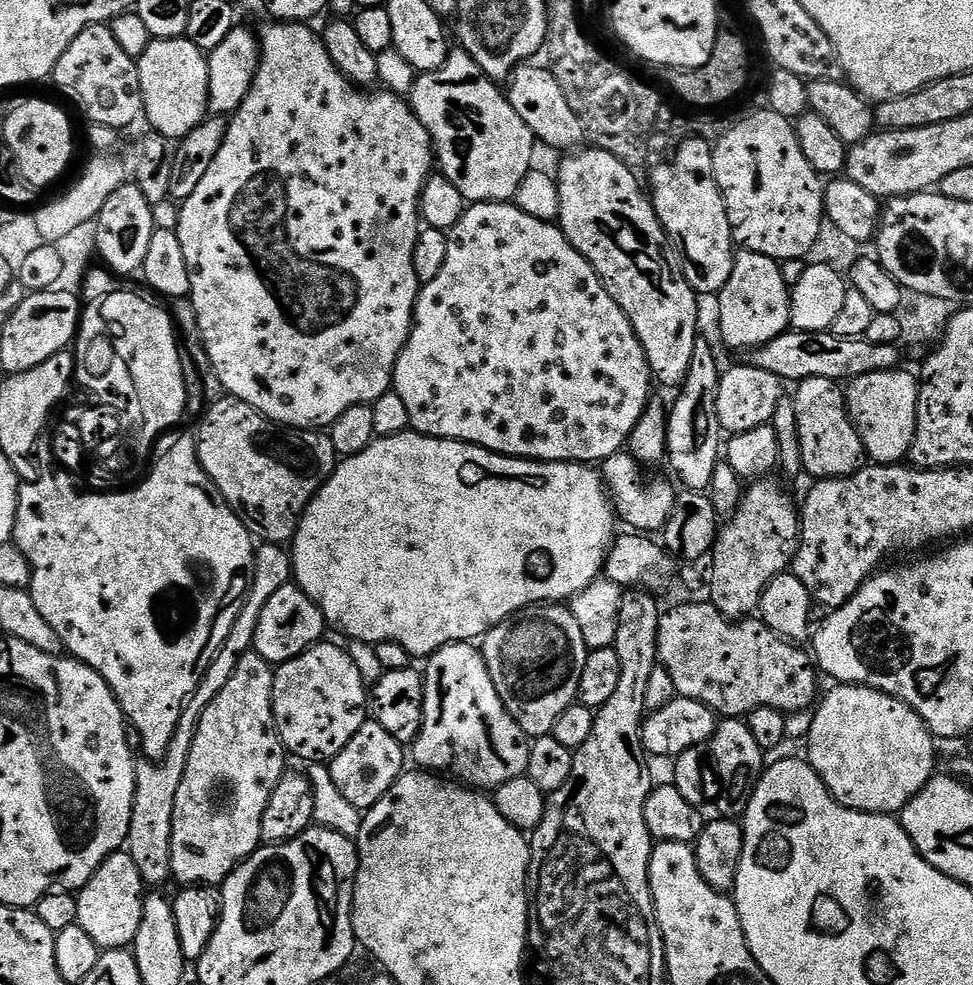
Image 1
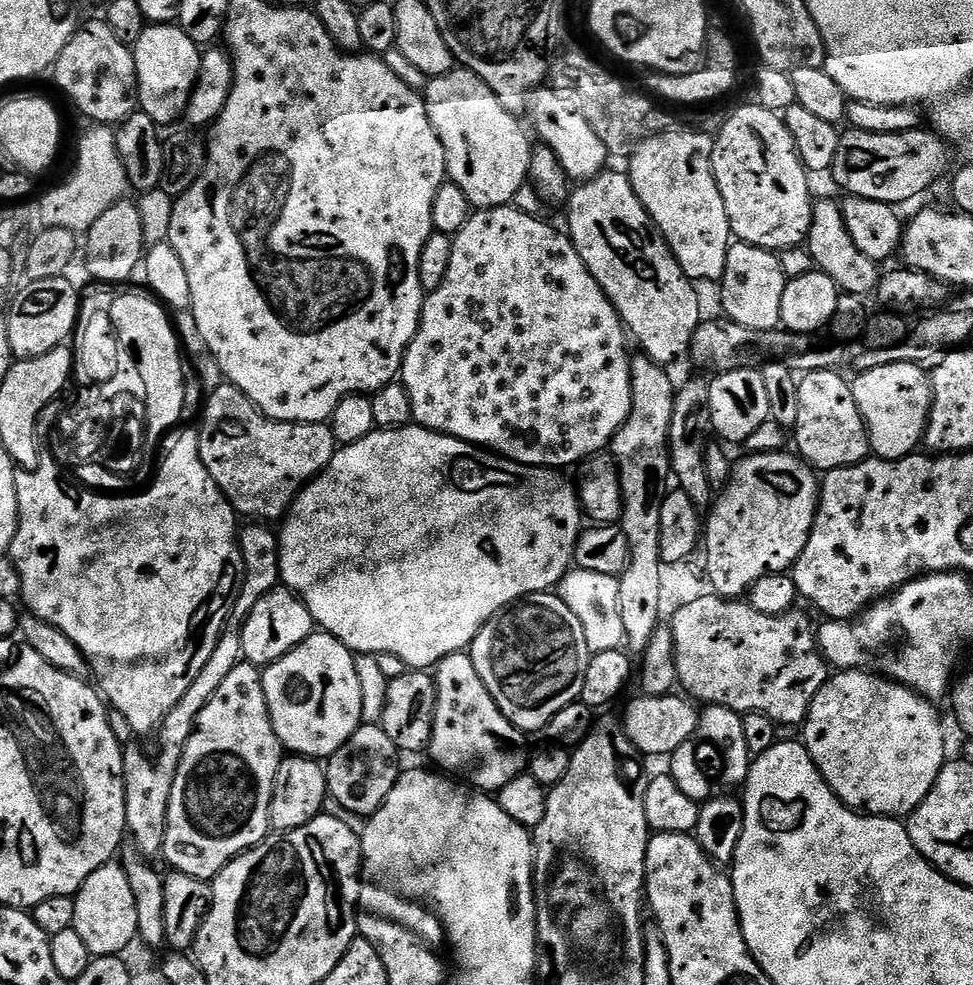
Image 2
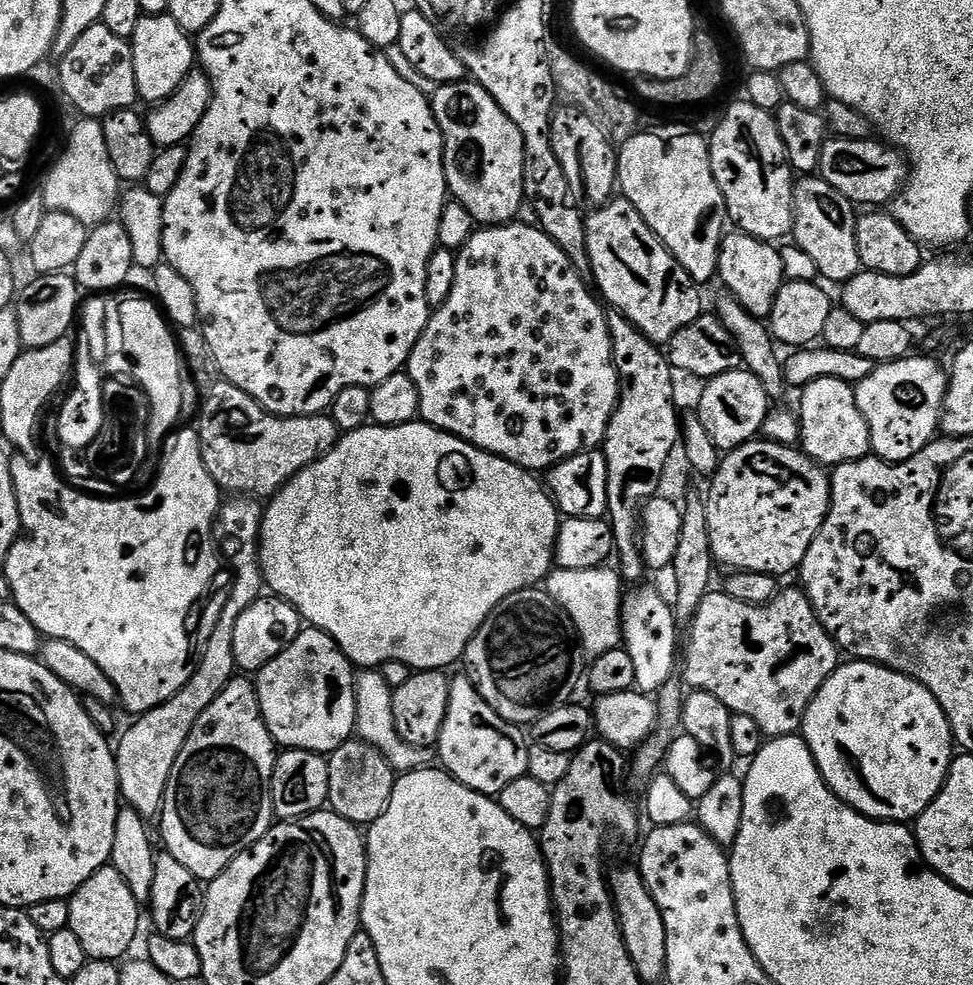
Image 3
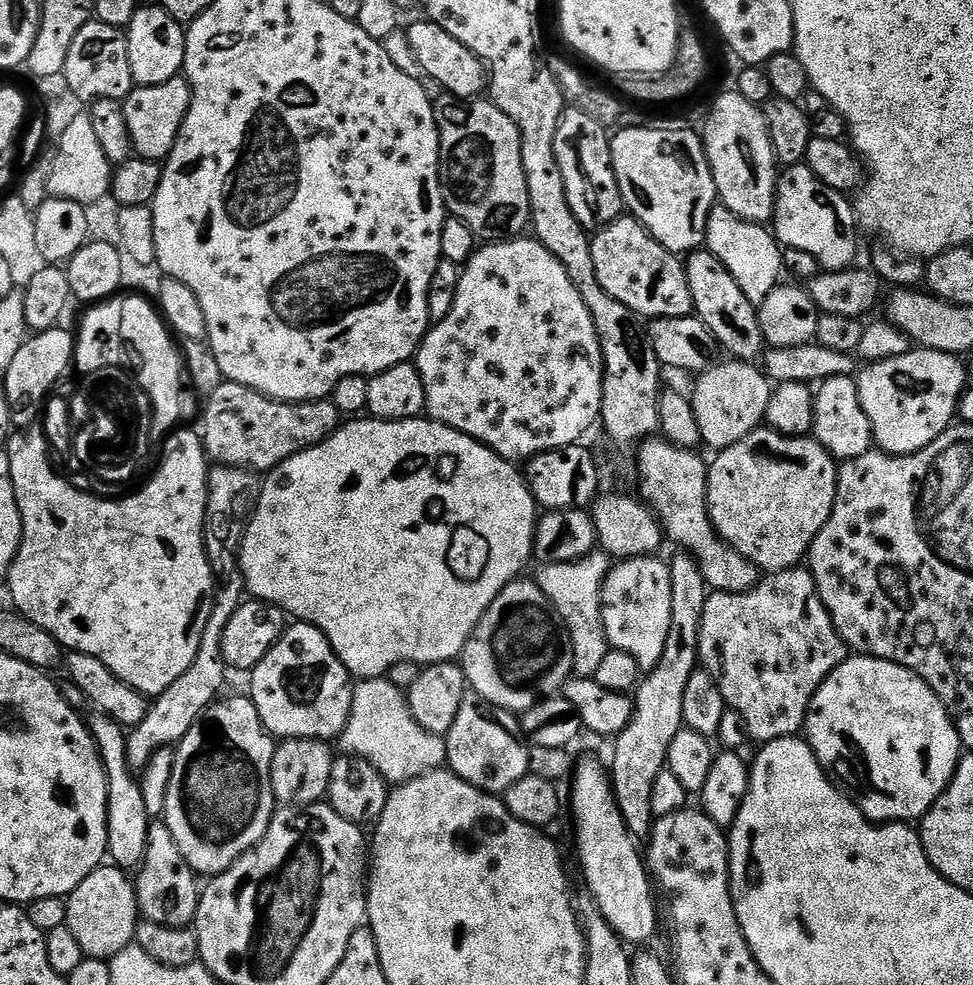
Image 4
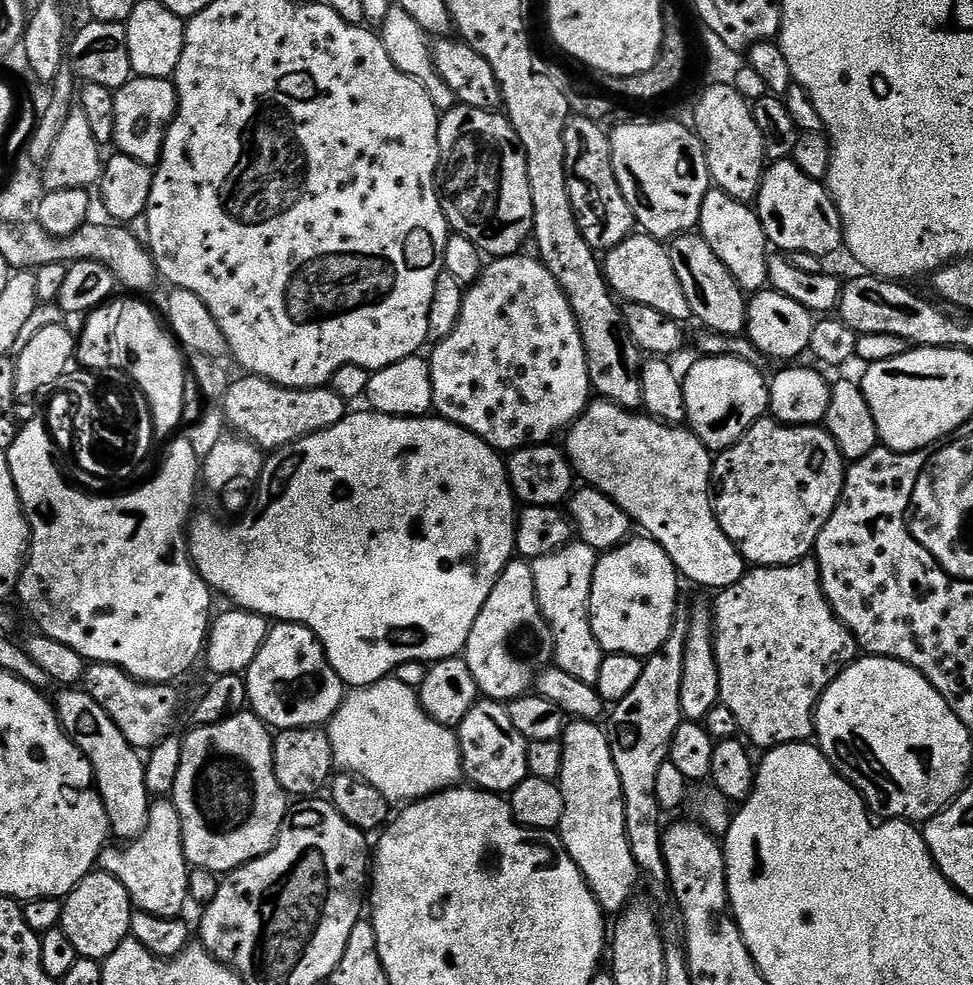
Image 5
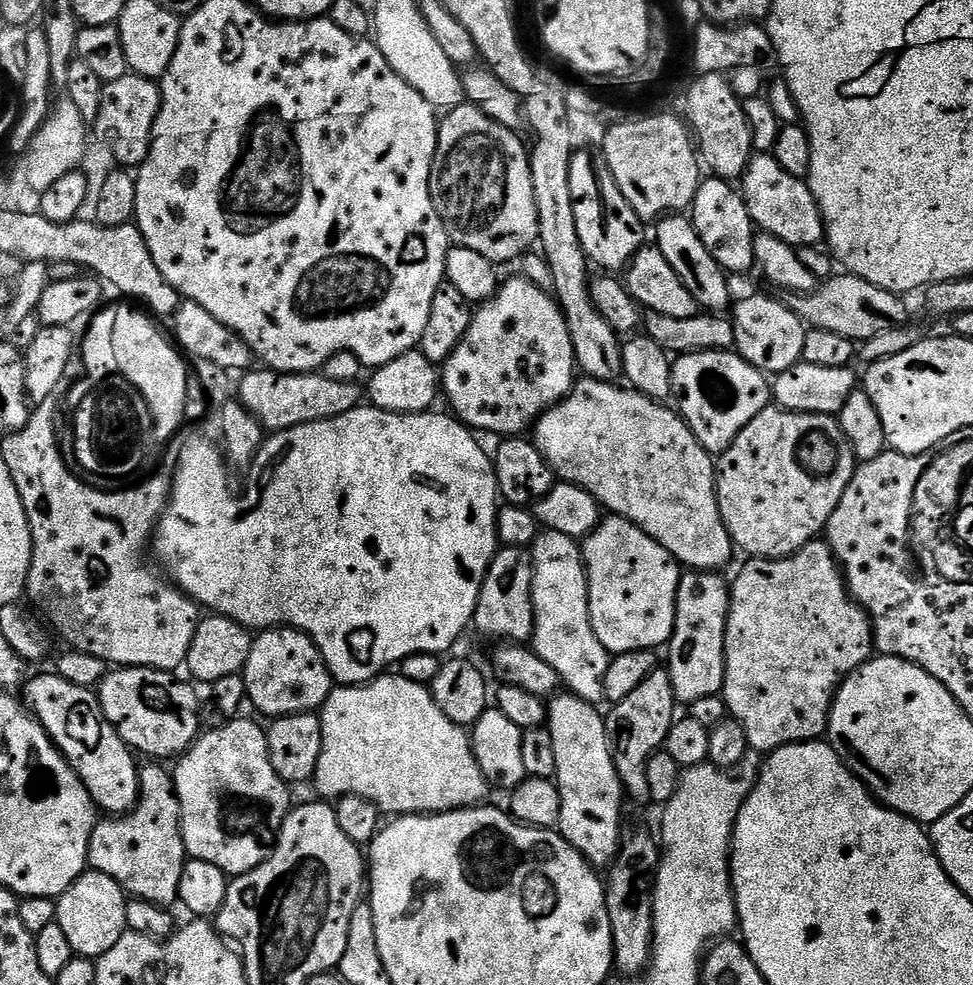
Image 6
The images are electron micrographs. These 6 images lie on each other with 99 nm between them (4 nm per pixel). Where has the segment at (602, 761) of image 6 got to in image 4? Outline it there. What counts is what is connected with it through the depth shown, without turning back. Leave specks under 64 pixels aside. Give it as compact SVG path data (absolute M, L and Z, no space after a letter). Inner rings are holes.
M588 756L584 761L577 763L574 768L574 775L571 777L570 785L572 784L572 816L576 819L576 852L580 855L580 868L584 871L584 880L588 883L588 888L592 893L590 893L591 899L594 903L600 907L600 913L606 918L606 922L616 931L616 935L620 937L621 941L625 945L633 946L632 944L640 944L636 946L644 946L648 939L656 932L656 900L652 897L652 892L654 893L654 884L650 879L650 873L646 867L645 857L636 849L637 841L634 839L631 832L628 831L626 822L622 818L620 813L620 807L616 801L616 791L612 788L612 777L610 775L609 769L600 760L595 760L594 757Z

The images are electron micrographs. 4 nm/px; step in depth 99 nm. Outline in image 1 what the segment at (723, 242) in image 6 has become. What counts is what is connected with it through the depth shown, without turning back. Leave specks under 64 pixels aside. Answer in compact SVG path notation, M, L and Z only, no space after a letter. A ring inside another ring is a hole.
M747 250L735 253L730 278L718 293L720 300L720 336L732 348L751 350L789 331L792 319L790 285L782 278L777 261L766 254Z

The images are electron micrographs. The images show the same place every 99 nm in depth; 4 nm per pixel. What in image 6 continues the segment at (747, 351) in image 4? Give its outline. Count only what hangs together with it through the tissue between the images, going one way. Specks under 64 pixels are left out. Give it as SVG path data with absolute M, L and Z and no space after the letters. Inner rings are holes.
M669 214L655 221L654 228L656 228L654 247L662 250L662 258L666 258L674 274L682 278L682 286L686 286L686 290L694 294L696 305L712 314L723 313L723 308L729 307L729 273L725 272L722 266L718 266L718 262L714 262L710 250L706 250L706 245L702 243L702 238L698 238L698 230L694 230L691 219L684 214Z

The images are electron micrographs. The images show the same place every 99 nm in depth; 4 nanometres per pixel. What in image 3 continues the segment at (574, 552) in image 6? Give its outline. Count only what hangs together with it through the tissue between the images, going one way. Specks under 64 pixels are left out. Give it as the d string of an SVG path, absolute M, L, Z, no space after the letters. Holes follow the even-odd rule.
M605 566L603 568L587 568L586 570L566 570L556 568L548 573L546 591L552 595L554 602L574 622L576 634L580 637L580 647L584 649L584 655L595 658L606 654L606 650L614 650L621 647L622 633L620 630L620 605L622 603L622 577L615 567Z

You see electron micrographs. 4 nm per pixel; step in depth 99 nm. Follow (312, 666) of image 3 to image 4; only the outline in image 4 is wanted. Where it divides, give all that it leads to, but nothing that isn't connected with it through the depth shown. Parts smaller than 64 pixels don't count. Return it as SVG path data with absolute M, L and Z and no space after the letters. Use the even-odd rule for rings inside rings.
M292 622L250 673L250 698L264 728L276 738L332 742L343 733L352 709L353 677L313 624Z

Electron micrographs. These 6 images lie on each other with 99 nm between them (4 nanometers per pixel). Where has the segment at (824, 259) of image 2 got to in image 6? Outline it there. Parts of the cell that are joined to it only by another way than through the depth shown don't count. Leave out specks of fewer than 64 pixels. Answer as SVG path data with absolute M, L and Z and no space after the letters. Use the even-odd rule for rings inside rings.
M756 154L748 161L742 177L742 195L750 210L753 225L759 231L774 234L793 248L811 248L824 240L824 215L814 194L801 177L789 174L778 166L770 154Z

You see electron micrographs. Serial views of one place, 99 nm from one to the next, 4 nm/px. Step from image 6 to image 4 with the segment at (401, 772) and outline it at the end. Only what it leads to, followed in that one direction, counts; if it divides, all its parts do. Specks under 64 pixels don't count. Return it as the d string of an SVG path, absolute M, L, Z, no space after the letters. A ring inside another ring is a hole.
M386 678L360 680L353 687L350 718L338 744L347 755L370 761L385 780L396 786L443 769L448 758L445 737L422 730L410 714L407 695Z

